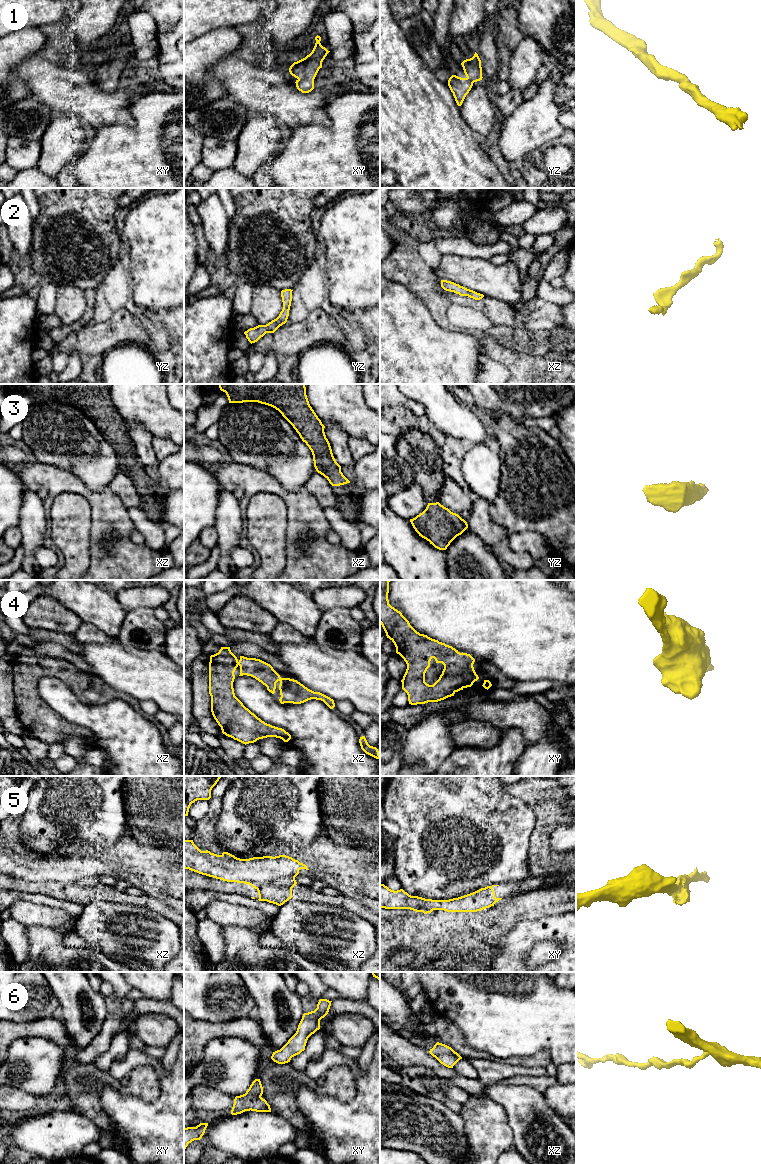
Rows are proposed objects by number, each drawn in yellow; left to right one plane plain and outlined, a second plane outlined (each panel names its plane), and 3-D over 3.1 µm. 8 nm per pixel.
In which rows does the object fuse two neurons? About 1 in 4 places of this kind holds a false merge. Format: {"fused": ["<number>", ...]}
{"fused": []}

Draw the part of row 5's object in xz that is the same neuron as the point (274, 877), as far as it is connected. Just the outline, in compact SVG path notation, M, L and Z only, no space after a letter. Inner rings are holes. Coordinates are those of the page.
M185 839L184 868L227 882L249 884L258 891L259 901L267 901L278 906L292 898L292 888L297 884L295 877L299 874L299 870L309 870L305 864L286 855L240 859L228 852L217 855L208 850L201 851L193 840Z

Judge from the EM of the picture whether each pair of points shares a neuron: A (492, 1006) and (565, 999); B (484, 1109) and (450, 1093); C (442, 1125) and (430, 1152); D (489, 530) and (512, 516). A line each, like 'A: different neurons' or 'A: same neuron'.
A: same neuron
B: different neurons
C: same neuron
D: different neurons

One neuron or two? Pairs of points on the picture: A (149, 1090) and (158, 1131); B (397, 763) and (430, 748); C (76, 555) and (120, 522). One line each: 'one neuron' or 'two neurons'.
A: two neurons
B: one neuron
C: two neurons

